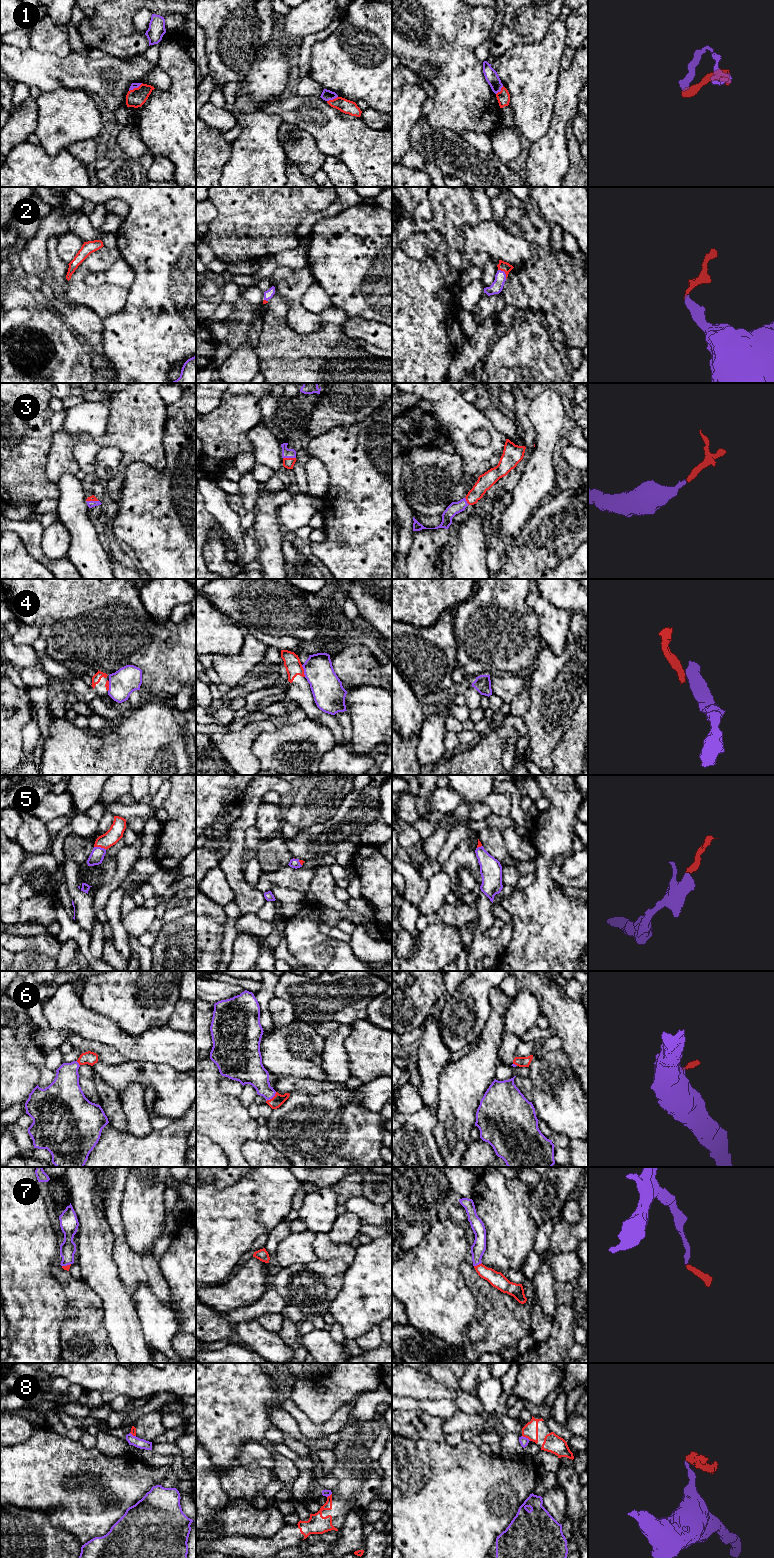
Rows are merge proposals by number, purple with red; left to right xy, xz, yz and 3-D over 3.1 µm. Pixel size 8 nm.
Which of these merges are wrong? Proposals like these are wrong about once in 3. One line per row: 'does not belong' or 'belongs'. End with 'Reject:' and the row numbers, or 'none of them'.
1: does not belong
2: belongs
3: belongs
4: does not belong
5: belongs
6: belongs
7: belongs
8: does not belong
Reject: 1, 4, 8

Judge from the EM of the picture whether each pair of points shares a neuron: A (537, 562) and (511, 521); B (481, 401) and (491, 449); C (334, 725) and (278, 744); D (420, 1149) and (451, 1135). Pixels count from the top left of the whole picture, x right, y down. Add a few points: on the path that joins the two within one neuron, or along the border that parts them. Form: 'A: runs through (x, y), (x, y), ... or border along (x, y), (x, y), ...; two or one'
A: border along (532, 513), (532, 516), (521, 529), (508, 541); two
B: border along (473, 403), (484, 414); two
C: border along (307, 717), (324, 724), (331, 731), (336, 744); two
D: border along (436, 1118), (433, 1137), (442, 1156); two

